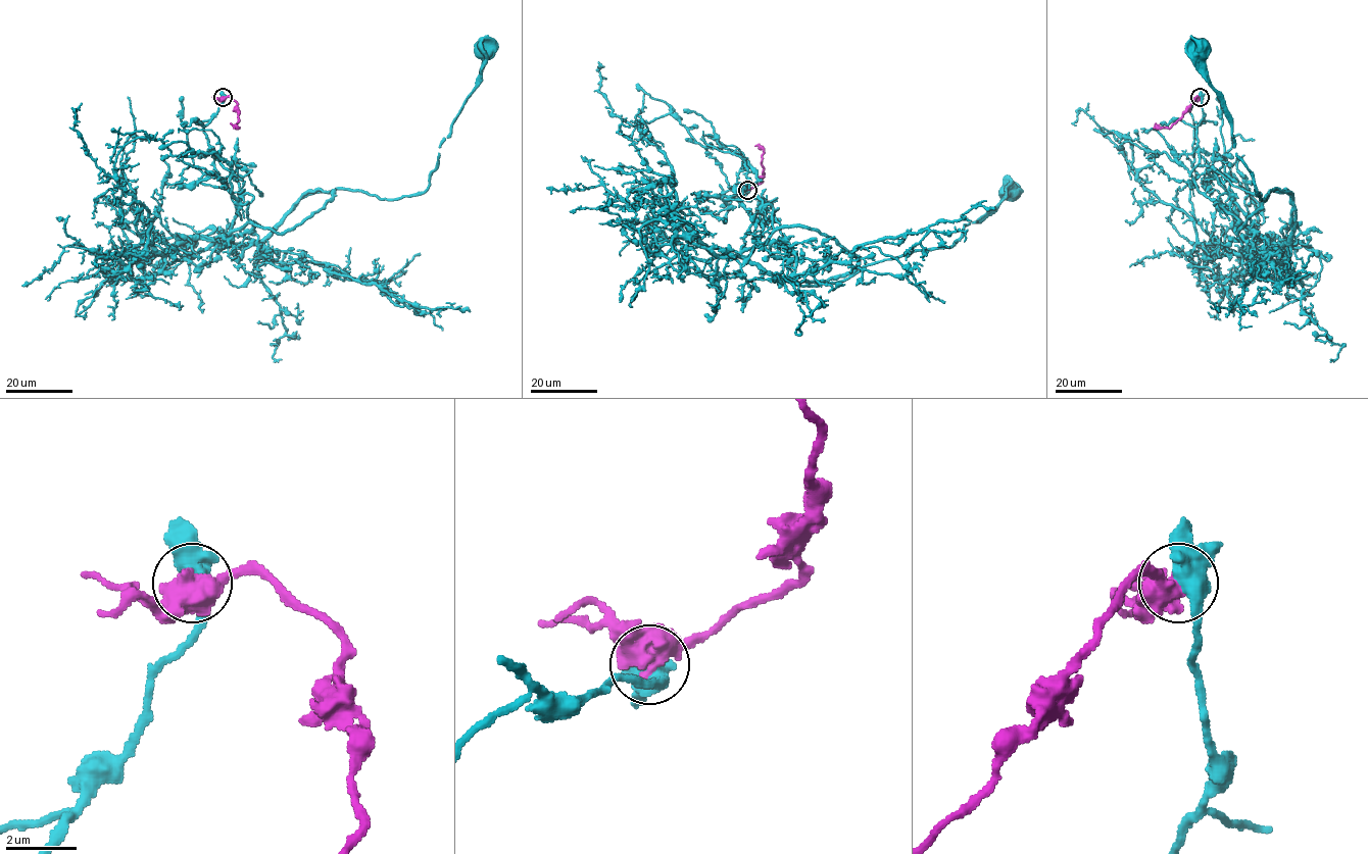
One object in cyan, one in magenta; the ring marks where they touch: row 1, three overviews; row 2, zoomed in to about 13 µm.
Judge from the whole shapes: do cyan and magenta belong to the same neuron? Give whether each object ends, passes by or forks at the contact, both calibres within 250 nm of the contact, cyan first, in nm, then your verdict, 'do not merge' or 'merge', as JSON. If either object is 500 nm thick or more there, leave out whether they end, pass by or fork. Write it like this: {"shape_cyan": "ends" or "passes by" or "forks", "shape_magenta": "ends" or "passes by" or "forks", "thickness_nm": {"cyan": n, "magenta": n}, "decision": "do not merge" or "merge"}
{"thickness_nm": {"cyan": 600, "magenta": 650}, "decision": "do not merge"}

